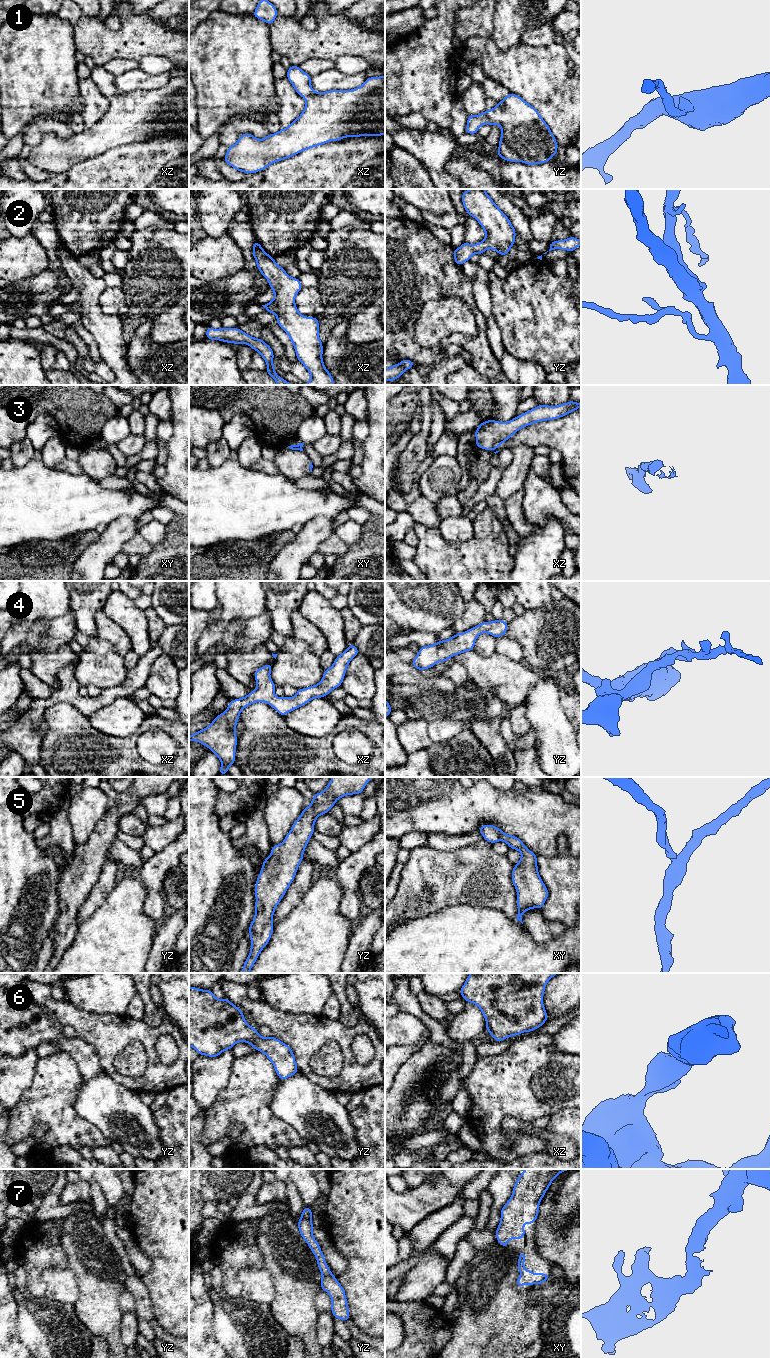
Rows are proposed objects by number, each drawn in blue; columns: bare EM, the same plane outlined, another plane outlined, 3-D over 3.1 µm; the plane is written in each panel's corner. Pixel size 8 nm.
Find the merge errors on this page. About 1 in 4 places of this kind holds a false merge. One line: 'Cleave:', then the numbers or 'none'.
Cleave: 3

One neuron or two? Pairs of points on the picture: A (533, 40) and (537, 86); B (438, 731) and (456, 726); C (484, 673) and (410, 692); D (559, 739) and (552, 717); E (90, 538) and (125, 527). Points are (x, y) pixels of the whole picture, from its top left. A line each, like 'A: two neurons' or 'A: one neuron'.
A: two neurons
B: one neuron
C: two neurons
D: one neuron
E: two neurons

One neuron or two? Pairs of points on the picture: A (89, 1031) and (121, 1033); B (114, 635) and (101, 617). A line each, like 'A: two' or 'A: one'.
A: one
B: one

